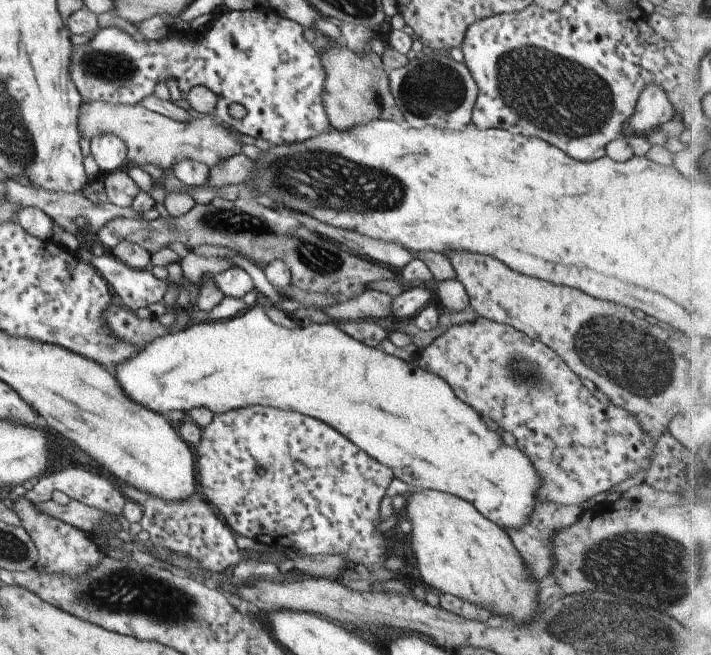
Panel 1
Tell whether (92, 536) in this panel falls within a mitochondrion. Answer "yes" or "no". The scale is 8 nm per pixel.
no

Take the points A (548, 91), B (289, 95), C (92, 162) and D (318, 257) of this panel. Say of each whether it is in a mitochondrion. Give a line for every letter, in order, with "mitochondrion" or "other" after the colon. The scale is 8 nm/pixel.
A: mitochondrion
B: other
C: other
D: mitochondrion

